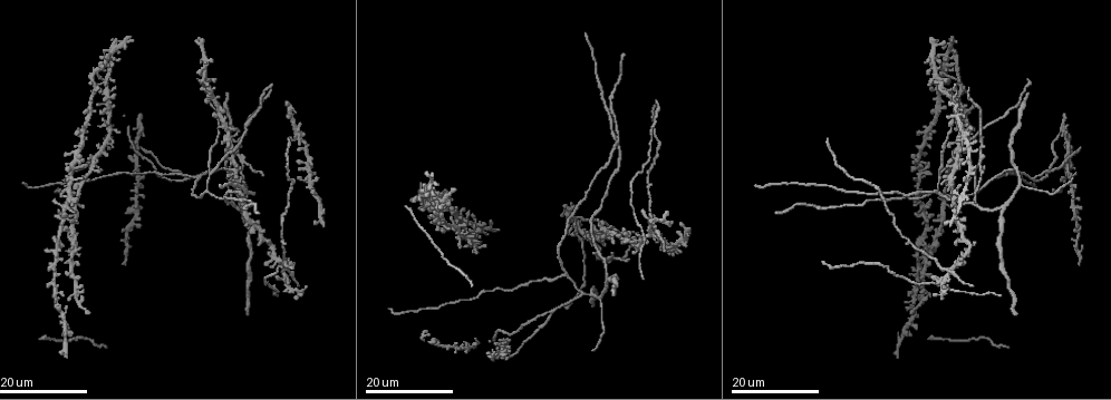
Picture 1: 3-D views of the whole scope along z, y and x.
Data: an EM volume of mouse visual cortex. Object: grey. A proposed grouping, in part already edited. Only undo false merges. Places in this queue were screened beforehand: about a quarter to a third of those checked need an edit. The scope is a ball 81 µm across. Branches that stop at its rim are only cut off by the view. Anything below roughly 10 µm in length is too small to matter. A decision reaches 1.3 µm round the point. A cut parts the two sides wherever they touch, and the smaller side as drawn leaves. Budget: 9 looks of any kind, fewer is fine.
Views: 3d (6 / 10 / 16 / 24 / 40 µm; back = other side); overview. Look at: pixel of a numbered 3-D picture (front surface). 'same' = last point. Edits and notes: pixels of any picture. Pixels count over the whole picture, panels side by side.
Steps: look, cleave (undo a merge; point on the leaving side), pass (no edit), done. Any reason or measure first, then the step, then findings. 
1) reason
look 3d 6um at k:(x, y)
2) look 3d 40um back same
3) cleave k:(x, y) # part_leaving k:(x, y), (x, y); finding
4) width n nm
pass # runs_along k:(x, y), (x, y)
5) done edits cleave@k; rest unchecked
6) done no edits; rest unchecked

look 3d 16um at 1:(979, 153)

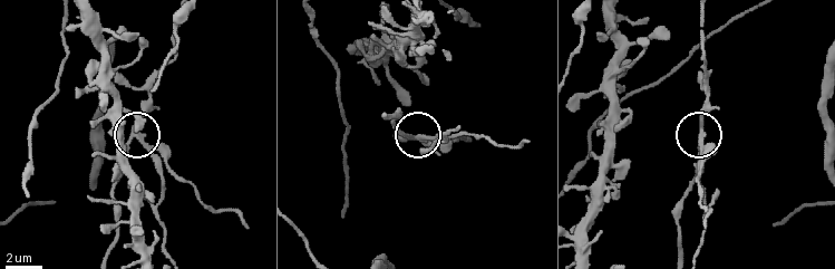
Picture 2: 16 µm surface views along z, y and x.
look 3d 6um at 2:(418, 139)

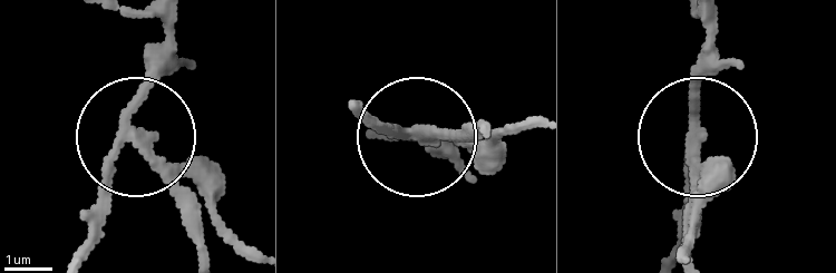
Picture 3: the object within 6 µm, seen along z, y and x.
width 200 nm
cleave 3:(188, 194) # part_leaving 3:(143, 146), (198, 251); two neurons meet here

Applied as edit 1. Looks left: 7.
look overview

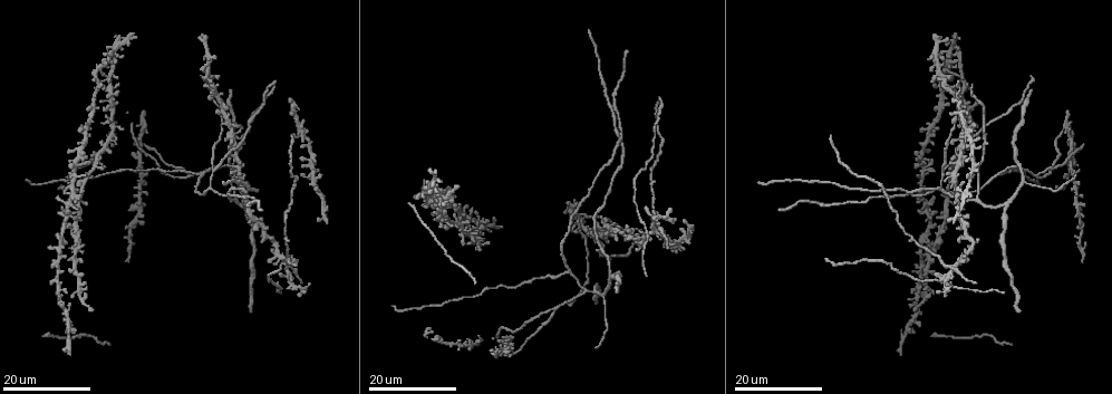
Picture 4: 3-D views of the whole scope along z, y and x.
look 3d 24um at 4:(214, 168)

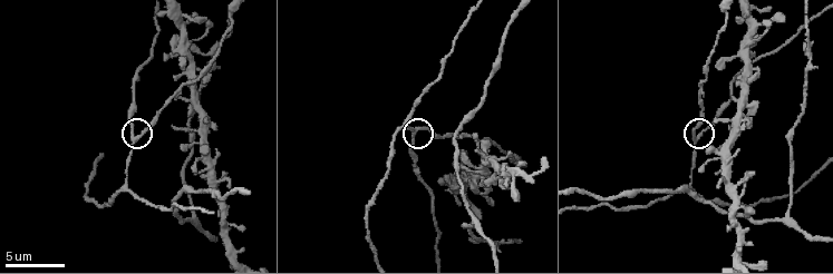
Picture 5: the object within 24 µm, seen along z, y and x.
look 3d 6um at 5:(136, 138)

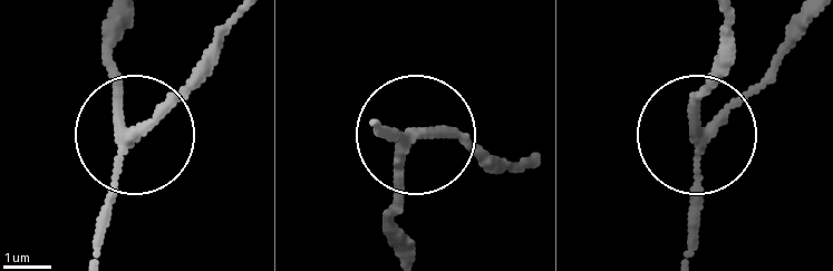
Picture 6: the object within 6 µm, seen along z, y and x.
width 200 nm
pass # runs_along 6:(97, 252), (125, 136), (117, 28); all the same neuron

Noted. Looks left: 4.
look 3d 24um at 4:(1006, 204)

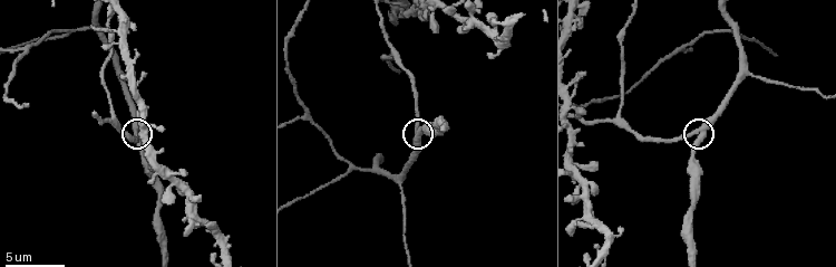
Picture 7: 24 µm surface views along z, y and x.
look 3d 10um at 7:(696, 134)

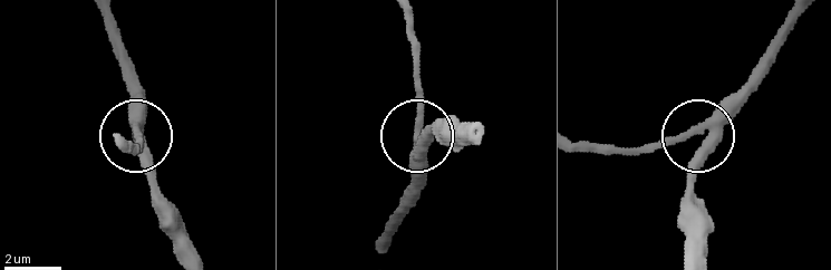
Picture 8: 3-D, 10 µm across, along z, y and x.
look 3d 10um back at 8:(137, 131)

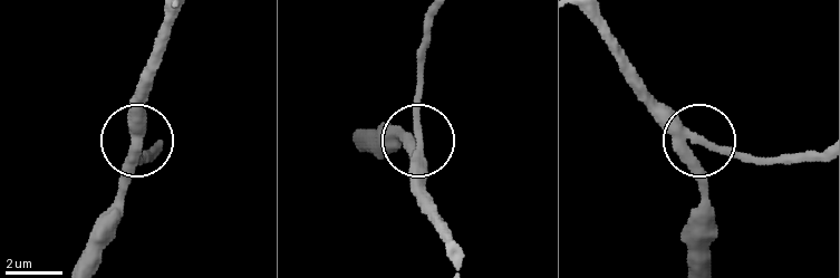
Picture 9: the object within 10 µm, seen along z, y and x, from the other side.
pass # runs_along 9:(599, 22), (610, 51), (695, 137), (689, 166), (704, 221); continuous, no second neuron

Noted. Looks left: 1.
branch point
look 3d 10um at 7:(350, 167)

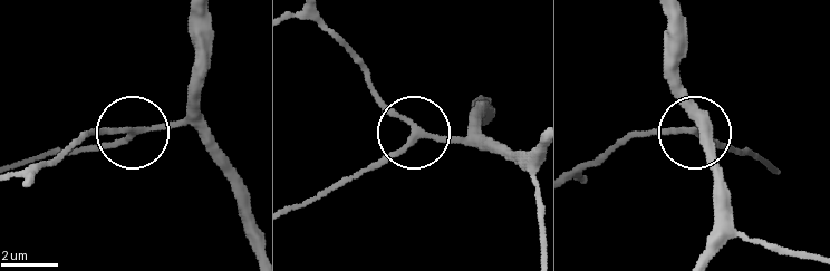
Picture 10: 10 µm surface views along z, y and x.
pass # one neuron here

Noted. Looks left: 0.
done edits cleave@3; rest unchecked

